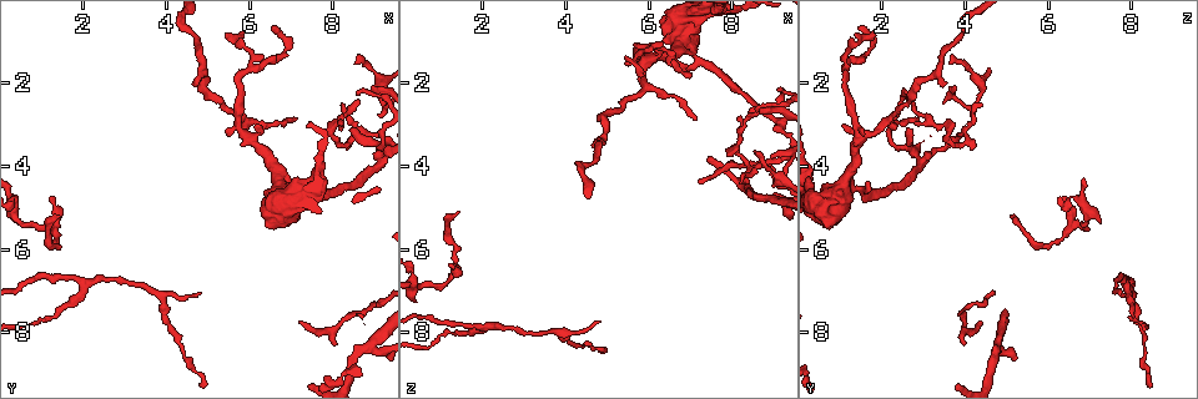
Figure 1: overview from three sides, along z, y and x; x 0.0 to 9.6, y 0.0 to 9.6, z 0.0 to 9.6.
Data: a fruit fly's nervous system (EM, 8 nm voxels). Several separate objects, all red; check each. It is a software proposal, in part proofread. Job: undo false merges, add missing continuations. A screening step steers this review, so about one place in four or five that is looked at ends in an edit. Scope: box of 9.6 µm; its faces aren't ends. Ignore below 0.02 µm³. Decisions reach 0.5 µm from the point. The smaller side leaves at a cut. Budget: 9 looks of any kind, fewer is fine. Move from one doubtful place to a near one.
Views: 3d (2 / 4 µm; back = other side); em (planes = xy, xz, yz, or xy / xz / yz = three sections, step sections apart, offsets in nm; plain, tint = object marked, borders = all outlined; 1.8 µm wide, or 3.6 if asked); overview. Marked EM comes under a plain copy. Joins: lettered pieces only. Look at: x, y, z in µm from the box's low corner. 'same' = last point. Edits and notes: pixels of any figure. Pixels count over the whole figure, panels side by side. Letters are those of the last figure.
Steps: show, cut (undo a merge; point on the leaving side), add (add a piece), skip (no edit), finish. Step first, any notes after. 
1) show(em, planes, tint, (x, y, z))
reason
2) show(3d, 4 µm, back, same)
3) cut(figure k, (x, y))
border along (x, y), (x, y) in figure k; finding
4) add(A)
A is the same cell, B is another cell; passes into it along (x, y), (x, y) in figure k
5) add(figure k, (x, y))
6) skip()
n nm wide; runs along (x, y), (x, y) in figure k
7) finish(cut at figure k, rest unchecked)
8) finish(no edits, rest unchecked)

show(em, yz, step 16, borders, (8.10, 3.45, 3.70))
abrupt turn

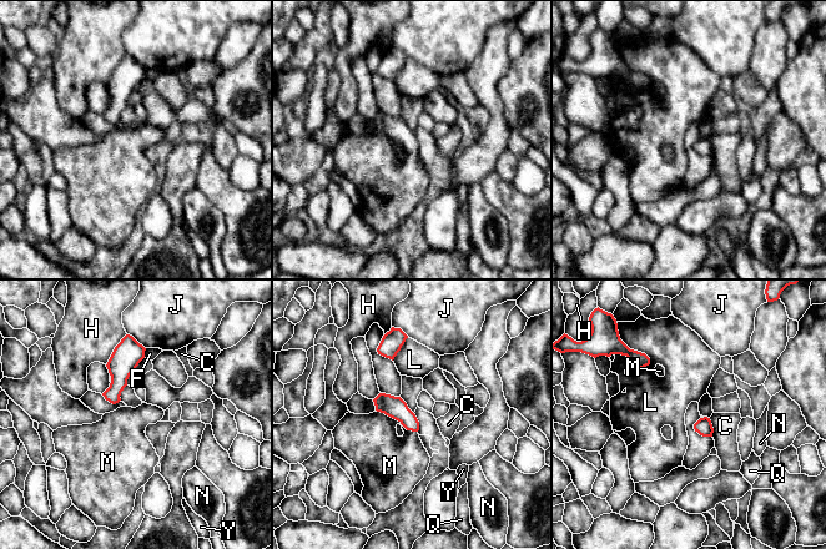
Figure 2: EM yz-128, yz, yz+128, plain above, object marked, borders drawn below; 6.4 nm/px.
skip()
C, F, H, J, L, M, N, Q and Y are other cells; border along (376, 409), (417, 432) in figure 2; continuous, no second neuron

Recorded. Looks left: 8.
show(em, planes, borders, (6.15, 1.65, 1.15))
sharp bend

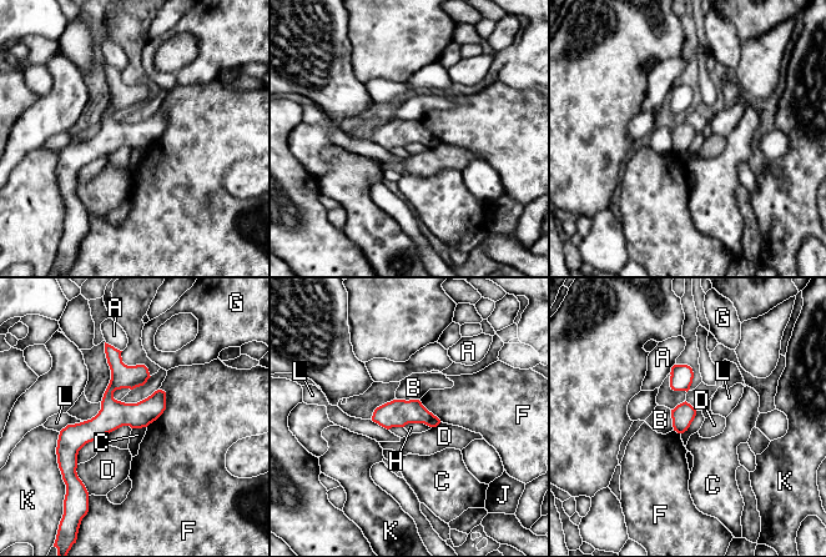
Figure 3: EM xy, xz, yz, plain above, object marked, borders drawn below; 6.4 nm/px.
skip()
F touches over 260 nm; A, B, C, D, F, G, H, J, K and L are other cells; border along (403, 426), (426, 423), (431, 427) in figure 3; one neuron here

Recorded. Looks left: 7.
show(3d, 2 µm, (8.90, 8.35, 4.80))
a fork

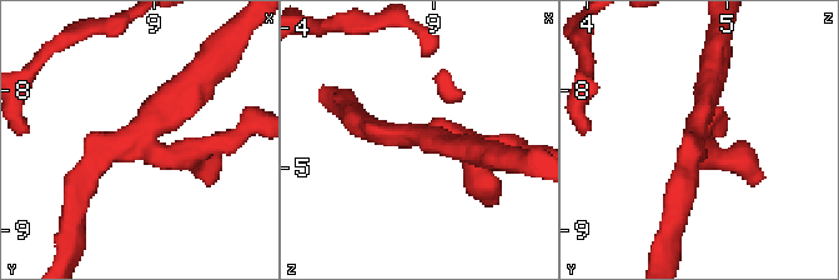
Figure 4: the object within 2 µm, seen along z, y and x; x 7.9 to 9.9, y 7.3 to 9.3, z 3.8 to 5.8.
show(em, xz, step 16, tint, (8.90, 8.32, 4.78))
shape alone is not enough

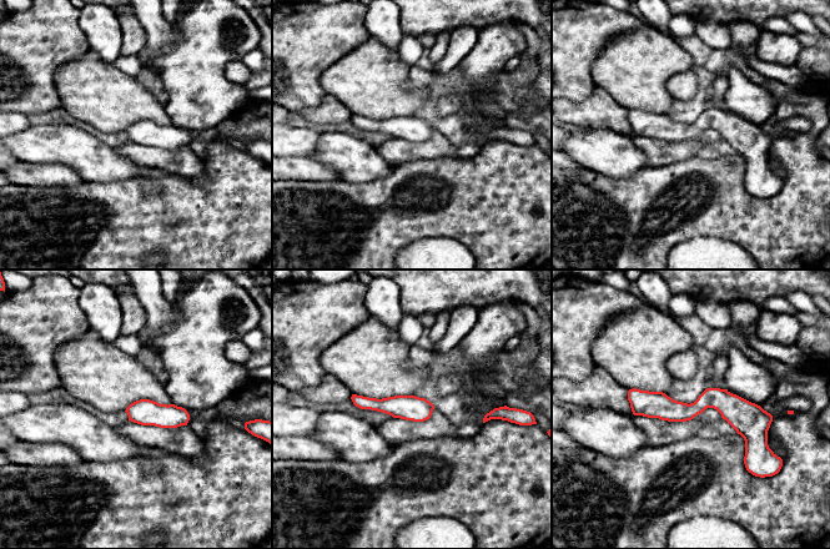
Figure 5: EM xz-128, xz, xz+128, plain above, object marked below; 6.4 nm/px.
show(em, planes, borders, same)
cut it another way

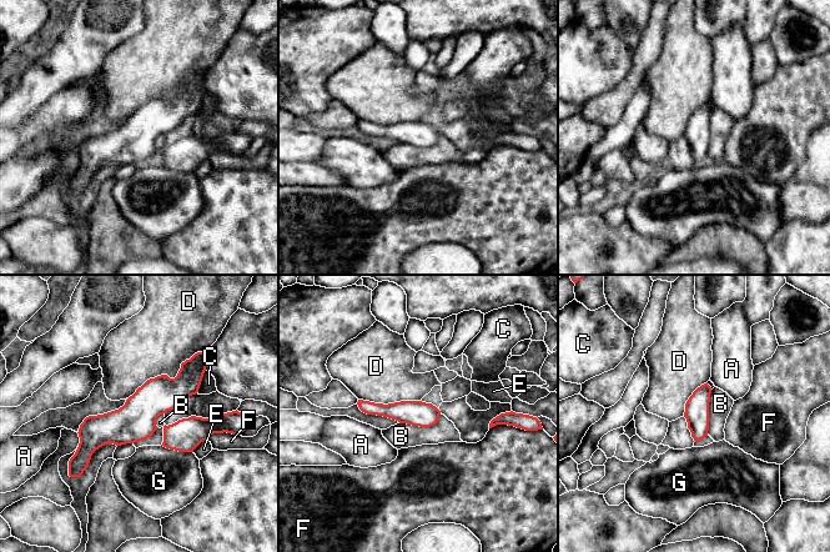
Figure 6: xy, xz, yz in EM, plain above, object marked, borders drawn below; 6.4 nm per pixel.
skip()
D touches over 550 nm; A, B, C, D, E, F and G are other cells; runs along (196, 367), (109, 427), (81, 462) in figure 6; continuous, no second neuron

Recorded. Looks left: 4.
show(3d, 2 µm, (1.20, 4.75, 6.30))

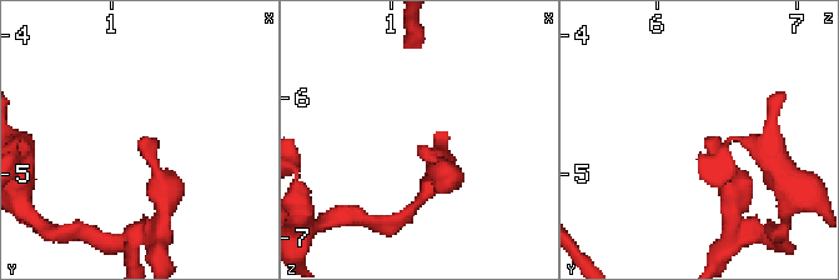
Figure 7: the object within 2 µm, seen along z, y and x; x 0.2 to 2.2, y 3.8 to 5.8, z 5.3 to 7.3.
show(em, planes, borders, (1.18, 4.76, 6.36))

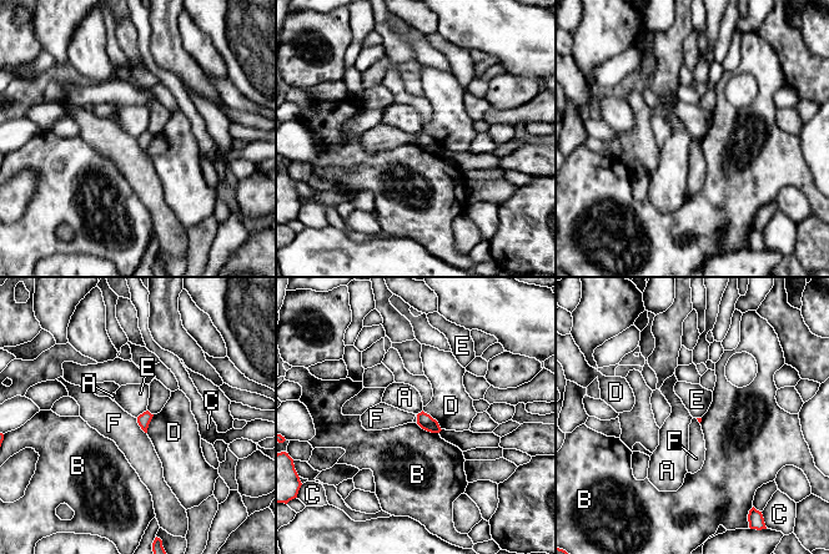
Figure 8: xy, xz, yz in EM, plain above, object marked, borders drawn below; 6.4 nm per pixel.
skip()
A, B, C, D, E and F are other cells; border along (146, 409), (136, 417) in figure 8; none of them fits

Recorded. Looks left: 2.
finish(no edits, rest unchecked)

